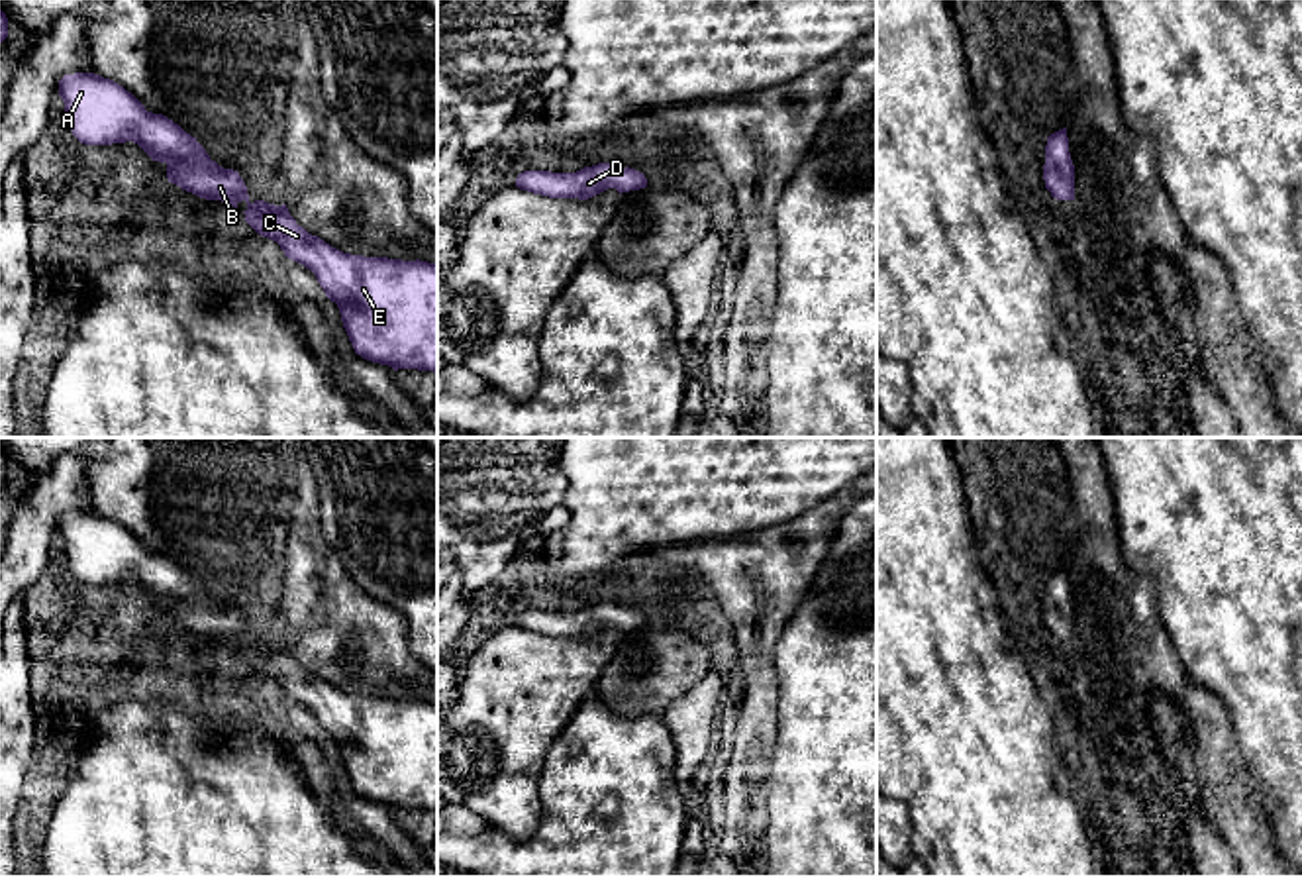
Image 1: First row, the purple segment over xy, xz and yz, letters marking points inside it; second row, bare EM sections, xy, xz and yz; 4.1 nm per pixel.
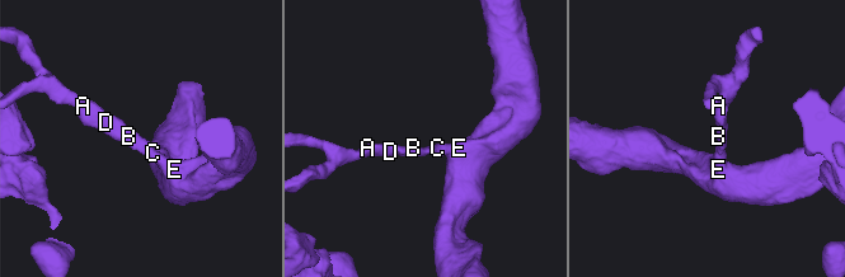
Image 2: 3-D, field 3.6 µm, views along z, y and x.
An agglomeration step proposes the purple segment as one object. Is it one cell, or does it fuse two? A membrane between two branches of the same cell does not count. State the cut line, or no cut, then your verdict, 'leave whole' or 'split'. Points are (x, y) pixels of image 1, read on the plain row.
yz (1051, 573), (1051, 587), (1067, 591) | split

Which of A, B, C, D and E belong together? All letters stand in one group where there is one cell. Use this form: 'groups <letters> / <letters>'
groups A D / B C E

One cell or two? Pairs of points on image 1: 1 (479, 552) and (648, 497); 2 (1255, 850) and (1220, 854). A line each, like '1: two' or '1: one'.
1: two
2: two

